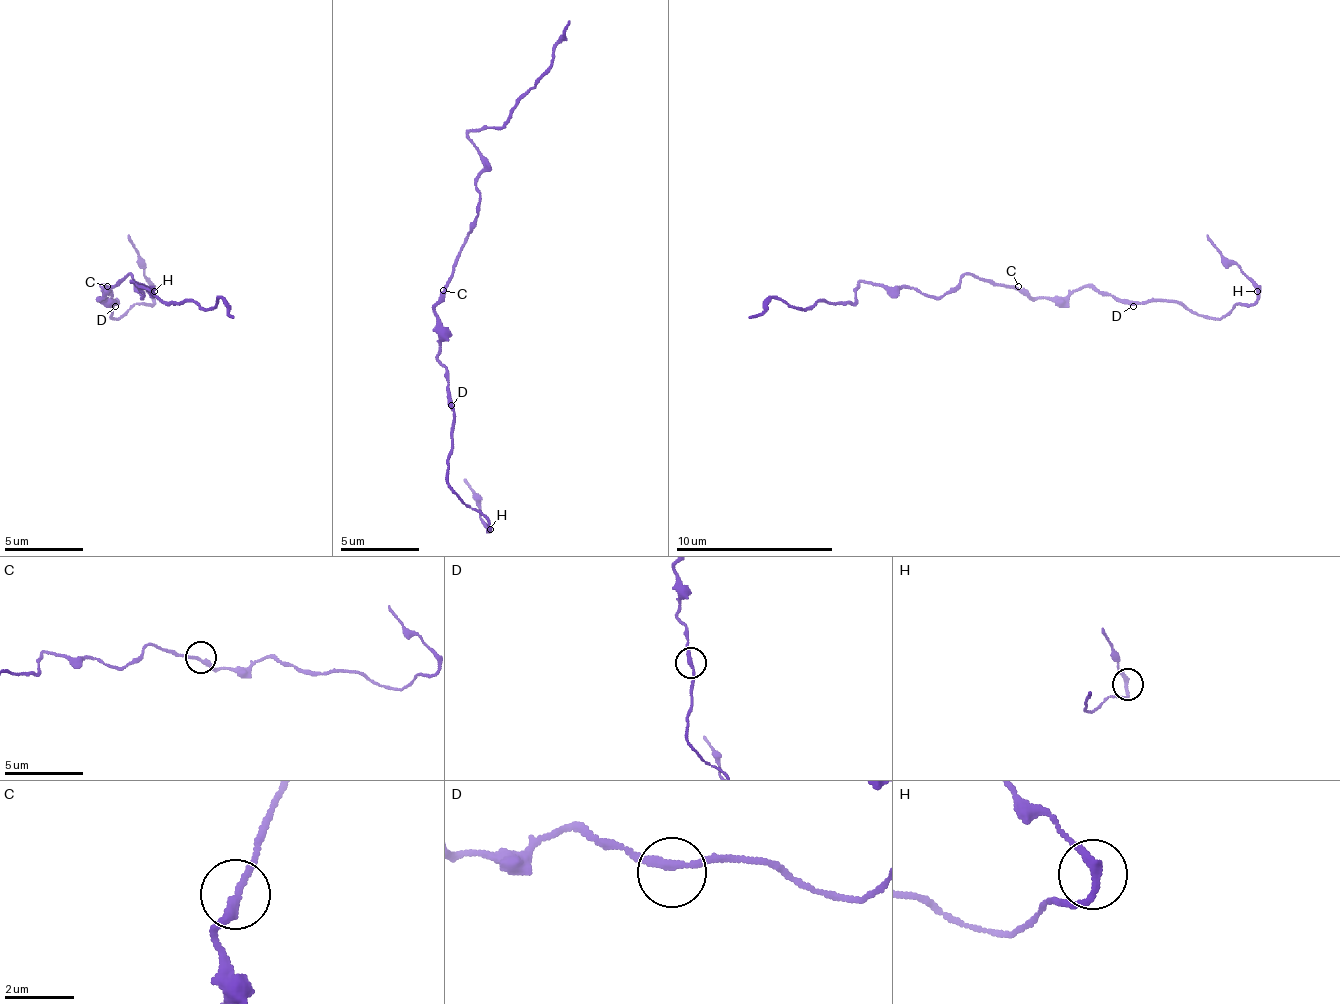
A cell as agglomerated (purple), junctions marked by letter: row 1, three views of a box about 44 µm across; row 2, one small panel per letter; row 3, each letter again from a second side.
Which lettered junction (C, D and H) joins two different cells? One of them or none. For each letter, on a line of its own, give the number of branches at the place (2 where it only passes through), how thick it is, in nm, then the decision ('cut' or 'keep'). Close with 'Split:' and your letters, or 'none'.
C: 2 branches meet; 240 nm thick; keep
D: 2 branches meet; 220 nm thick; keep
H: 2 branches meet; 220 nm thick; cut
Split: H

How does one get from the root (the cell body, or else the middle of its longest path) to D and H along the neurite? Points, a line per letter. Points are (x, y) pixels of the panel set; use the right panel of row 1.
D: (1018, 290), (1026, 290), (1034, 298), (1070, 298), (1090, 286), (1097, 294), (1113, 294), (1133, 306)
H: (1018, 290), (1070, 298), (1090, 286), (1133, 302), (1184, 302), (1212, 318), (1252, 302), (1256, 290)

